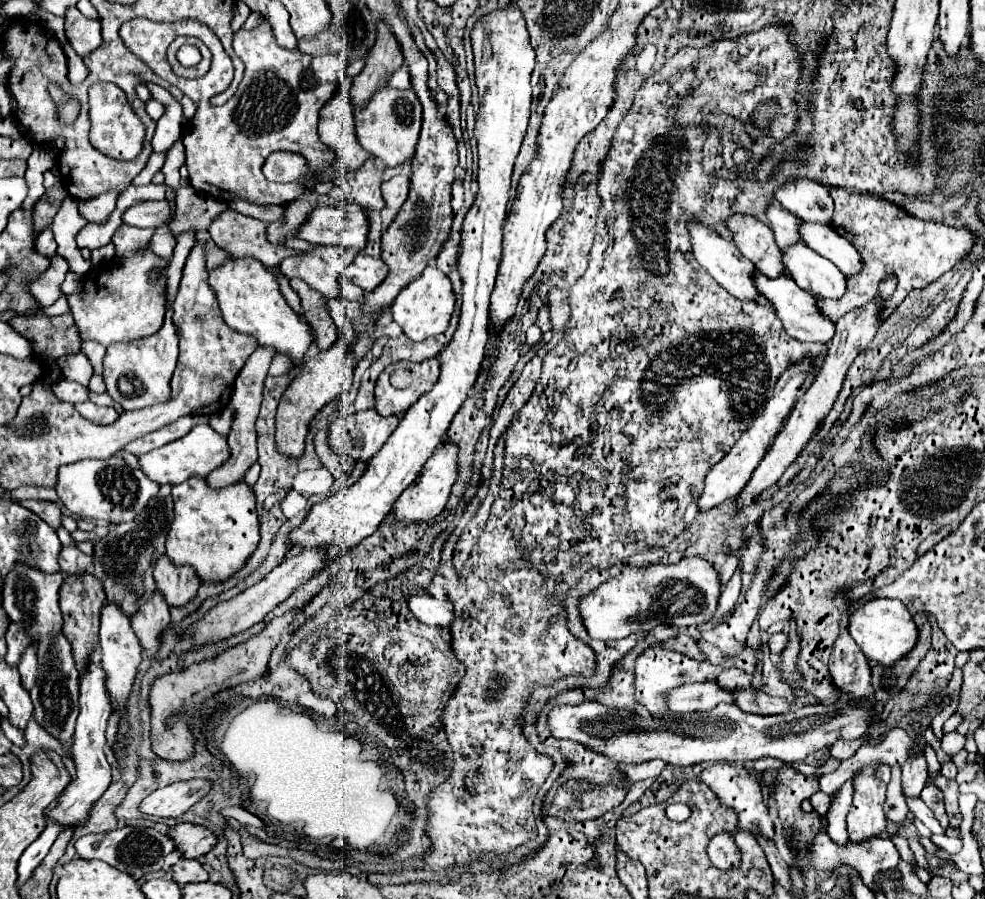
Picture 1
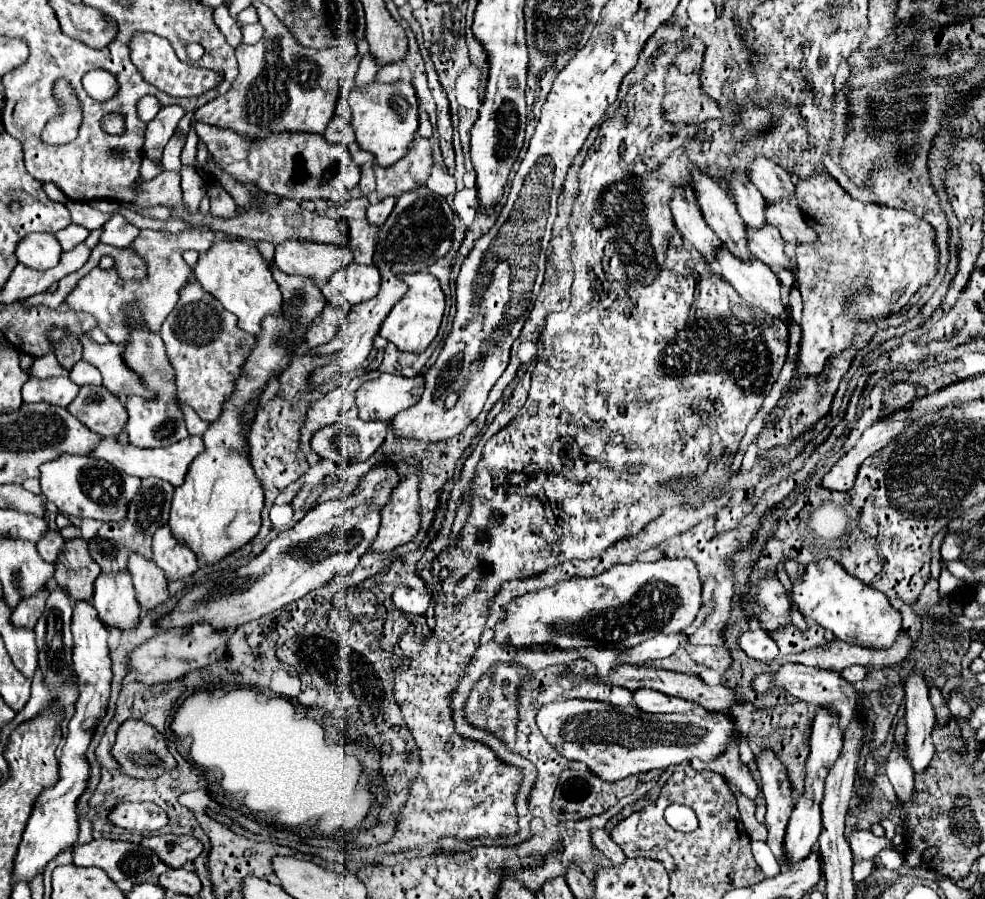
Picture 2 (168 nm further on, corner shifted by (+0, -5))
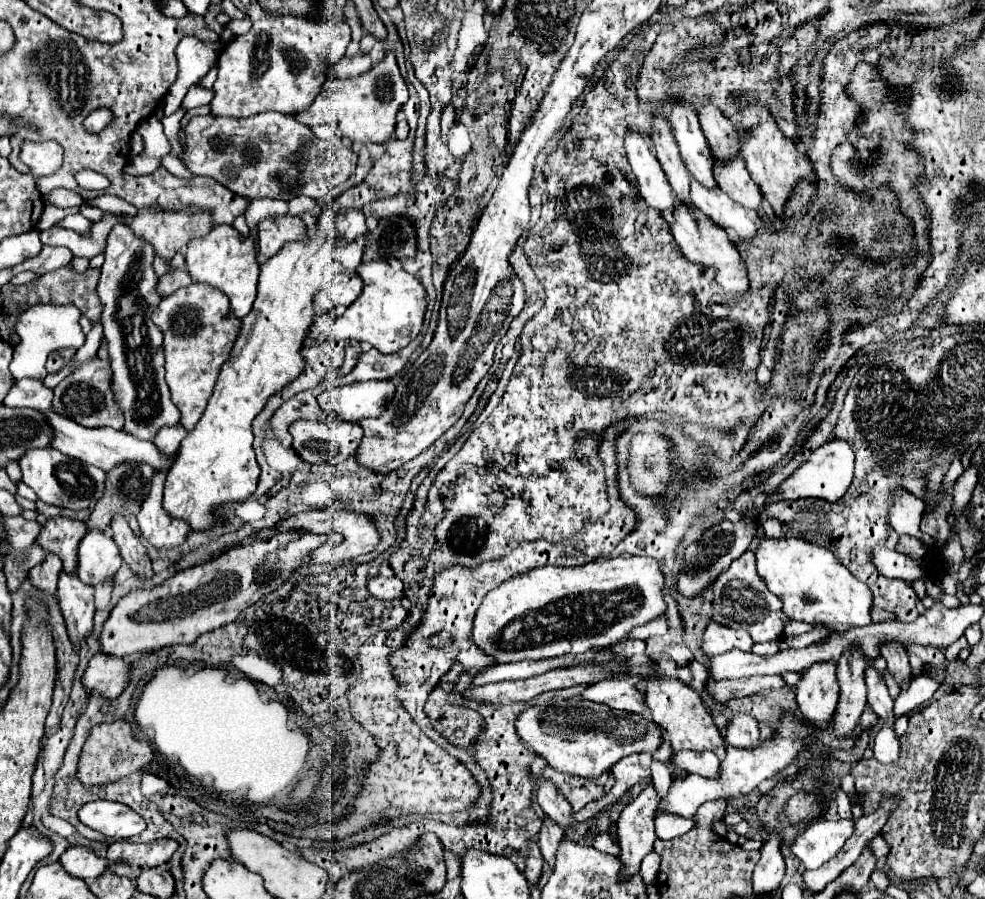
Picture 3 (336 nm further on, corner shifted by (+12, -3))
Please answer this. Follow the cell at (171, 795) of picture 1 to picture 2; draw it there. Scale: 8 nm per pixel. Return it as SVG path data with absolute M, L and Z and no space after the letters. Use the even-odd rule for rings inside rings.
M125 802L119 804L111 814L109 820L115 826L139 832L155 832L167 824L167 814L153 802Z

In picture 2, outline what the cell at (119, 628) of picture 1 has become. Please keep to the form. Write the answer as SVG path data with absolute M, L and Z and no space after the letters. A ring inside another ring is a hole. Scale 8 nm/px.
M127 570L119 574L99 574L95 580L93 606L109 630L129 632L139 626L141 608L135 600L135 590Z

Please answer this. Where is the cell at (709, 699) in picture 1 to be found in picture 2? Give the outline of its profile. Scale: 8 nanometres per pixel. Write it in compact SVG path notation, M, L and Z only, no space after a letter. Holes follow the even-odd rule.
M641 688L635 690L635 704L637 708L641 708L643 712L651 712L651 714L667 714L667 712L693 712L699 708L699 704L681 700L677 696L665 696L663 692L657 690L649 690L649 688Z

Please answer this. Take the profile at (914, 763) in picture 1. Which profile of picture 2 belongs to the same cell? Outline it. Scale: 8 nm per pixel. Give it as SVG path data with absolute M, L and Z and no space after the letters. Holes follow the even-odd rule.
M911 674L905 682L905 724L907 724L907 760L915 774L925 772L933 758L931 732L935 726L935 712L929 700L929 688L921 674Z

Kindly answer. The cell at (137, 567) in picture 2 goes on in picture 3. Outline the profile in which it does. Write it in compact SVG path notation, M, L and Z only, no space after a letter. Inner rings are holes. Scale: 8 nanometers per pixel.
M115 514L109 526L111 527L113 540L117 542L117 546L121 550L121 556L131 566L131 570L139 578L151 578L153 570L151 570L151 560L147 556L147 550L139 542L139 538L133 534L133 530L129 528L123 516Z

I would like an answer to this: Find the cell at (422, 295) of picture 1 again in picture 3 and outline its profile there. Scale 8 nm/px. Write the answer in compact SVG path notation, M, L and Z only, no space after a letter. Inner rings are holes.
M373 260L373 262L361 262L355 272L363 280L363 294L357 302L353 302L341 318L333 324L335 338L341 340L359 340L369 342L373 348L377 348L383 354L399 352L405 348L423 328L423 316L425 316L425 288L421 282L405 274L405 270L391 268L385 260Z

